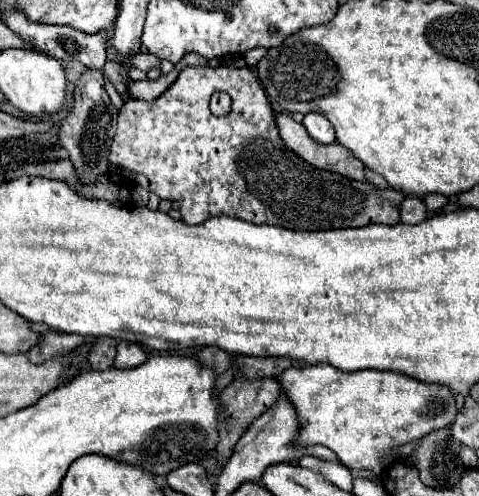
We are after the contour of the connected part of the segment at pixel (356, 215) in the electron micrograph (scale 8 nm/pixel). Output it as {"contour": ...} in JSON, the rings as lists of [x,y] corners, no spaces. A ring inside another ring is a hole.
{"contour":[[[187,67],[177,81],[155,101],[127,101],[119,111],[117,133],[111,143],[109,161],[123,169],[141,173],[149,179],[149,189],[161,199],[179,201],[181,217],[189,225],[205,223],[211,217],[237,217],[255,225],[277,225],[295,231],[325,231],[343,227],[365,227],[371,223],[399,223],[399,203],[403,193],[395,189],[373,187],[369,181],[353,181],[347,177],[319,171],[287,149],[279,135],[273,107],[261,87],[257,75],[249,67]],[[225,89],[233,99],[231,113],[217,117],[209,111],[213,91]]]}

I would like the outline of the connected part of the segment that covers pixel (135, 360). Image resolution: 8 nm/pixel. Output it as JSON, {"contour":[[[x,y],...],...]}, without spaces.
{"contour":[[[121,341],[117,345],[117,357],[115,357],[115,367],[117,369],[129,369],[129,367],[137,367],[147,359],[145,351],[137,345],[137,343],[129,343],[129,341]]]}

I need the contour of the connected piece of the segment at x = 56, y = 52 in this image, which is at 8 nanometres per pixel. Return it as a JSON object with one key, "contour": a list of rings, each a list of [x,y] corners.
{"contour":[[[17,9],[5,13],[3,21],[7,23],[7,27],[11,31],[21,35],[21,39],[25,39],[27,43],[33,43],[33,47],[37,47],[39,51],[51,55],[53,59],[59,59],[59,61],[79,61],[87,69],[103,69],[103,65],[107,61],[107,41],[109,41],[107,31],[99,31],[99,33],[89,35],[89,33],[83,33],[83,31],[77,31],[77,29],[65,27],[65,25],[33,23],[33,21],[25,19],[25,15],[21,11],[17,11]]]}

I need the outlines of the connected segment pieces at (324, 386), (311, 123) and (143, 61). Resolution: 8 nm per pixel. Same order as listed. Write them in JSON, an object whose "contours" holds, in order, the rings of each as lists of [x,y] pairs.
{"contours":[[[[325,363],[307,365],[301,369],[291,367],[281,373],[281,389],[285,391],[285,395],[289,397],[289,401],[295,405],[299,413],[299,423],[301,423],[299,441],[301,443],[325,445],[337,453],[337,457],[341,459],[345,467],[367,469],[367,471],[373,471],[377,477],[383,475],[383,471],[391,467],[391,463],[395,461],[395,449],[403,447],[405,443],[417,441],[429,435],[431,431],[451,427],[459,413],[457,397],[447,385],[425,383],[397,371],[365,369],[355,373],[343,373]]],[[[307,113],[303,119],[303,125],[307,129],[307,133],[317,141],[317,143],[333,143],[335,141],[335,129],[329,123],[329,119],[325,119],[321,113]]],[[[137,53],[137,55],[131,59],[131,63],[133,63],[137,69],[143,69],[143,71],[159,69],[159,67],[161,67],[161,59],[157,59],[157,57],[151,55],[151,53],[147,53],[147,55]]]]}

